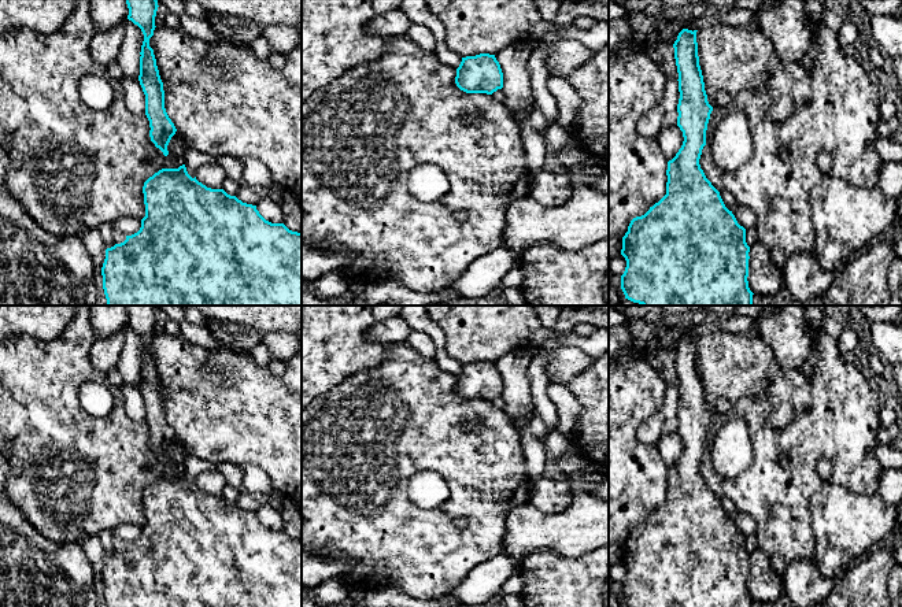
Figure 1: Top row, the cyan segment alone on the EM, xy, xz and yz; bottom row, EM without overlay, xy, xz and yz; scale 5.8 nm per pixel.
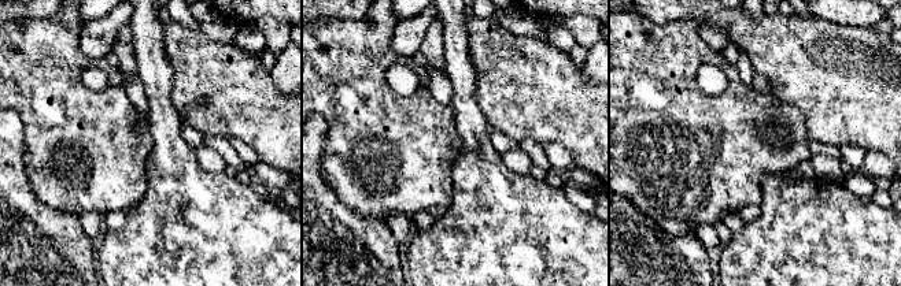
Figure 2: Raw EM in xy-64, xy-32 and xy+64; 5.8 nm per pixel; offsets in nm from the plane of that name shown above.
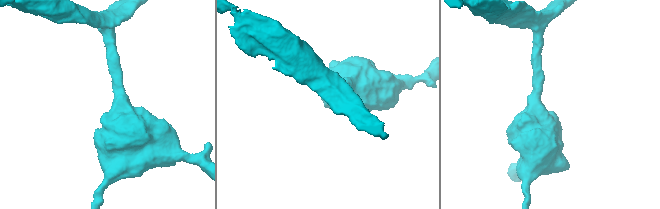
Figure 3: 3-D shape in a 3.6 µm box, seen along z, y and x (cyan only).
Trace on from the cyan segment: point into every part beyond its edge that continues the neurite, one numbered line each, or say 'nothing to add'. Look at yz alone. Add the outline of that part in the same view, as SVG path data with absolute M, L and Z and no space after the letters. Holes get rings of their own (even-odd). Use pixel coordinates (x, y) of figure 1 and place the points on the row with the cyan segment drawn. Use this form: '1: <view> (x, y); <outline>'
nothing to add

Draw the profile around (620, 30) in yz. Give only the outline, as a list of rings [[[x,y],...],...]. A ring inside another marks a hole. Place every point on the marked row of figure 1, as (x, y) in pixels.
[[[626,16],[609,21],[609,58],[614,55],[618,45],[633,36],[633,30]]]

